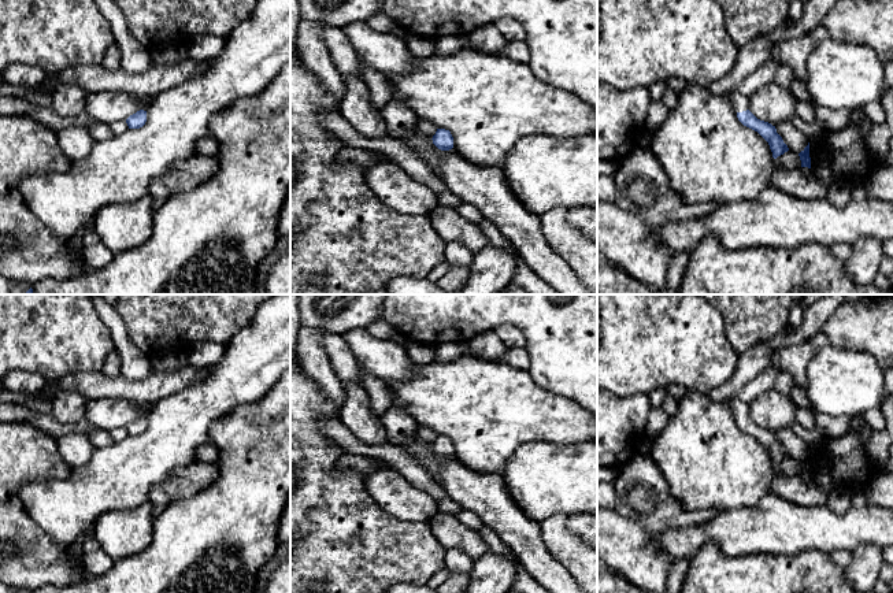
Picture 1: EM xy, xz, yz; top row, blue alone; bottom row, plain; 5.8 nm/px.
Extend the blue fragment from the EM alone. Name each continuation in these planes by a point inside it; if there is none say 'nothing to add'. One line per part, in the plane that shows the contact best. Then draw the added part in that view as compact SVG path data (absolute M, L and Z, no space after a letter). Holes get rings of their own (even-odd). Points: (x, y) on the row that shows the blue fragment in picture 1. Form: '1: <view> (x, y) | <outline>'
1: yz (740, 103) | M738 90L731 92L729 94L729 97L730 97L731 103L733 103L733 107L735 110L735 112L742 112L742 111L749 110L748 97L741 94Z

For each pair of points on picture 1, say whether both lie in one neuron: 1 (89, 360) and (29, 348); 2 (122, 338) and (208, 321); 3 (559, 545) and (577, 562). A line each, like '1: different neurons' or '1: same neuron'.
1: same neuron
2: different neurons
3: same neuron

